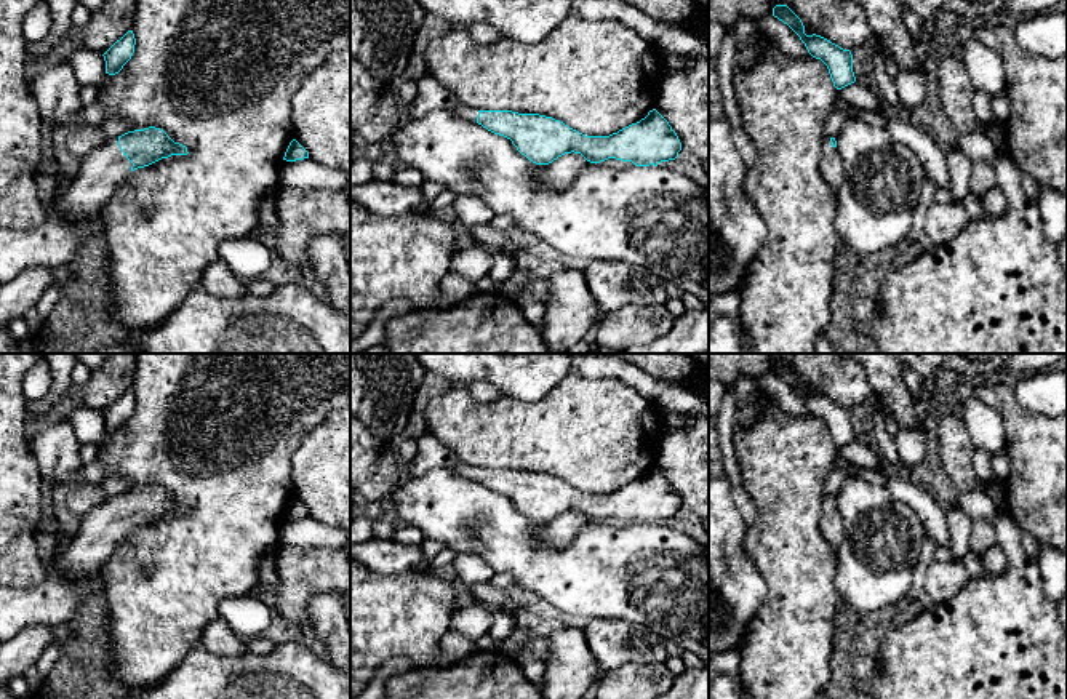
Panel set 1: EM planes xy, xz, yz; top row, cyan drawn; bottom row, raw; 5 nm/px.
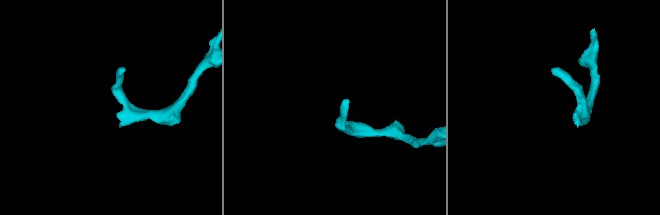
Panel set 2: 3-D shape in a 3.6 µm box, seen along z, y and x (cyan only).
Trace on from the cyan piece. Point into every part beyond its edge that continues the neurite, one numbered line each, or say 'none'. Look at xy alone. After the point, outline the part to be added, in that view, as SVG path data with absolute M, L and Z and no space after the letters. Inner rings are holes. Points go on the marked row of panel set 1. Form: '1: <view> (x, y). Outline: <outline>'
1: xy (104, 168). Outline: M118 138L91 150L77 178L59 192L48 213L64 213L78 221L99 216L117 186L131 173L133 163L118 147Z

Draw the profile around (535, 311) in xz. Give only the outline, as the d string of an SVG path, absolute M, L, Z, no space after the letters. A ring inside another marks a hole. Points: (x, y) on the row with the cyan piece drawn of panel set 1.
M522 299L518 301L518 306L523 315L528 318L528 322L541 331L545 317L544 304L534 299Z

